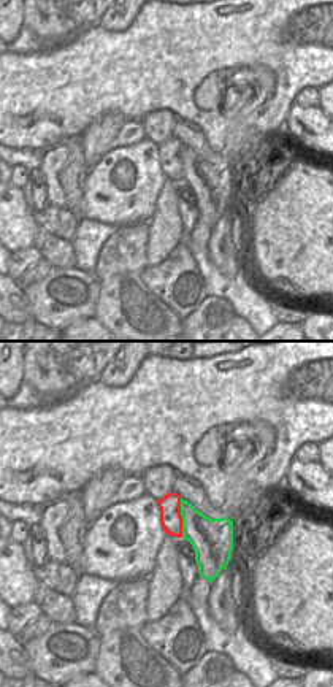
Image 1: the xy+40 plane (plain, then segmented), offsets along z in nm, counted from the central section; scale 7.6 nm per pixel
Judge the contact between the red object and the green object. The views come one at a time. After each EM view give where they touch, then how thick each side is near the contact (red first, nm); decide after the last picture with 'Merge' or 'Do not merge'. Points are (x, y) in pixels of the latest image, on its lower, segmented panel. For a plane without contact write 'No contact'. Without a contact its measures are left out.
Touches red at (181, 518). Thickness 170 nm (red) against 280 nm.

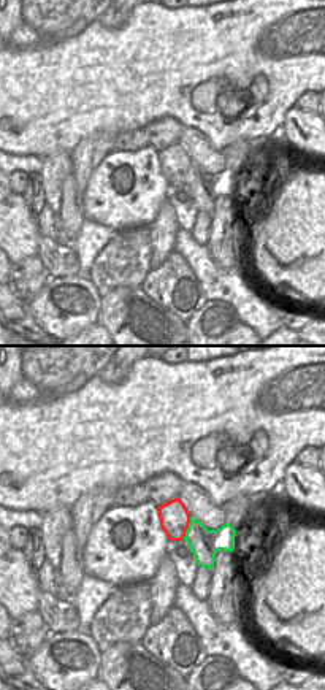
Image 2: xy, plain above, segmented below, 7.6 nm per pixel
Touches red at (187, 527). Thickness 220 nm (red) against 220 nm.

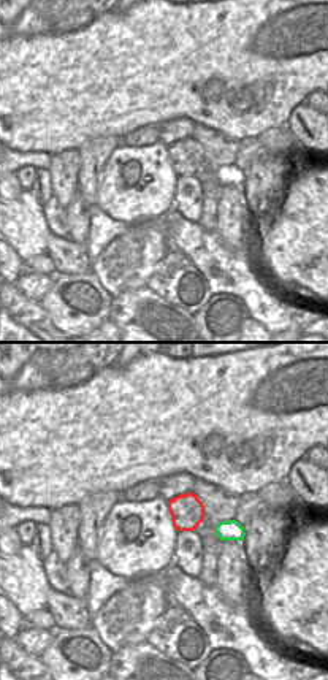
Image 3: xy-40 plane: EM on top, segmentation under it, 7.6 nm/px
No contact.

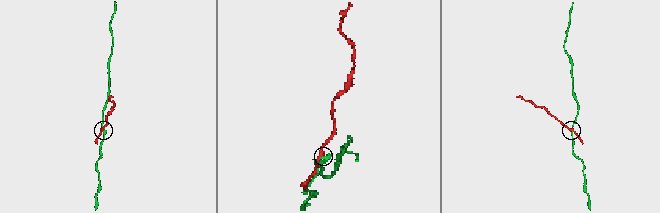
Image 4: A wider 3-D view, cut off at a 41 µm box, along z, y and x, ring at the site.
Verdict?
Do not merge.

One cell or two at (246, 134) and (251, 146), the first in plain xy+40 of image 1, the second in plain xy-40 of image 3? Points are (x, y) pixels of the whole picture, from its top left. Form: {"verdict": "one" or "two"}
{"verdict": "one"}

